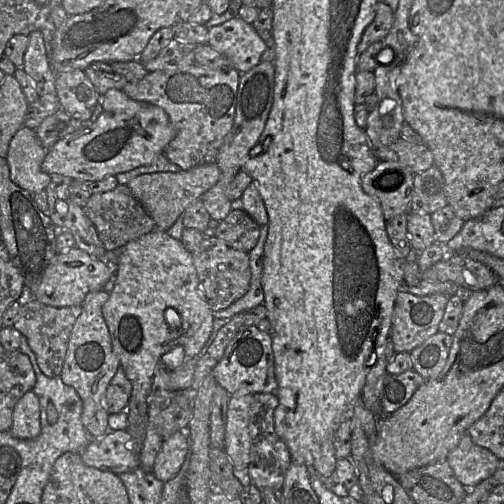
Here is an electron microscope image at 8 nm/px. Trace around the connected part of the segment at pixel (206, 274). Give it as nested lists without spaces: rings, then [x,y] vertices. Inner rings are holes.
[[[216,236],[204,237],[198,251],[191,253],[200,286],[213,312],[226,309],[247,293],[251,280],[249,253],[231,248]]]

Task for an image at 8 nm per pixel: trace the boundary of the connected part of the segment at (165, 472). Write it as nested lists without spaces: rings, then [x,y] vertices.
[[[179,430],[164,438],[154,466],[154,476],[163,483],[174,478],[180,471],[189,453],[189,440],[186,430]]]

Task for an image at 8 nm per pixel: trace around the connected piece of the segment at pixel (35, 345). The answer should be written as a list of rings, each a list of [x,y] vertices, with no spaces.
[[[30,295],[19,298],[20,310],[13,327],[24,337],[34,352],[40,370],[48,377],[54,378],[61,374],[66,358],[69,338],[75,321],[82,312],[82,305],[54,307],[45,305]]]

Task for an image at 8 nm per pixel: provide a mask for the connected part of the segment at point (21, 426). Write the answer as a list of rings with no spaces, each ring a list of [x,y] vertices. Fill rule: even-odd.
[[[33,391],[26,392],[13,410],[10,433],[19,439],[33,439],[41,432],[39,398]]]

